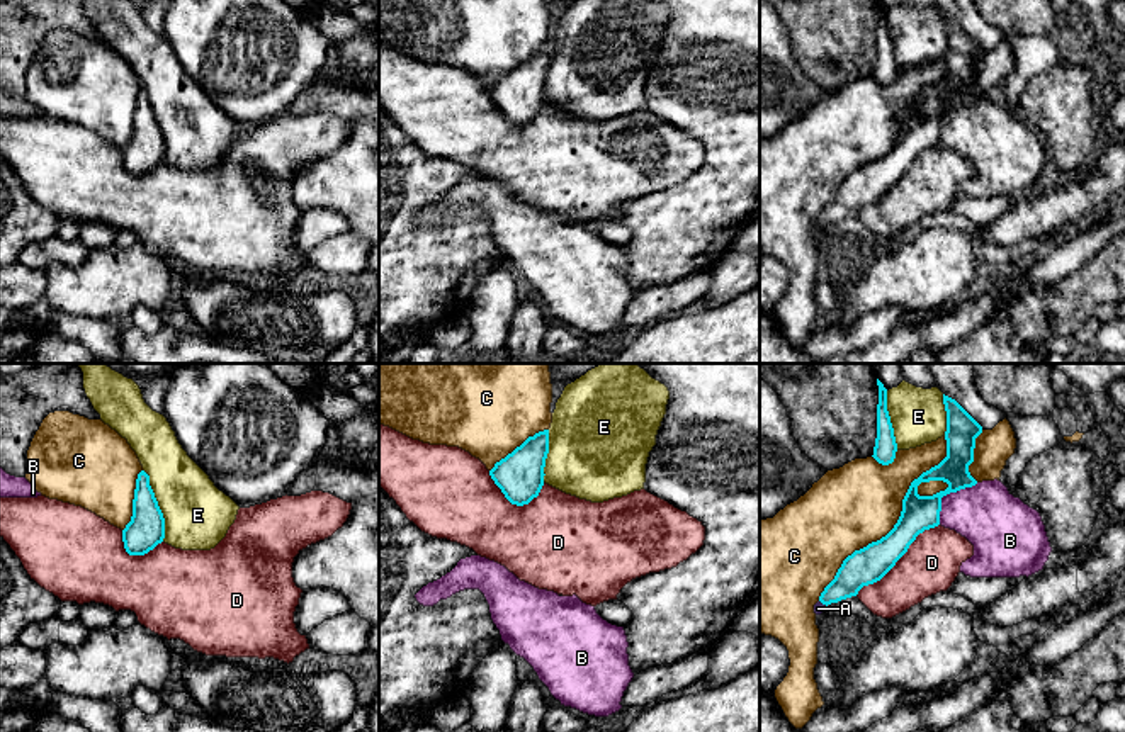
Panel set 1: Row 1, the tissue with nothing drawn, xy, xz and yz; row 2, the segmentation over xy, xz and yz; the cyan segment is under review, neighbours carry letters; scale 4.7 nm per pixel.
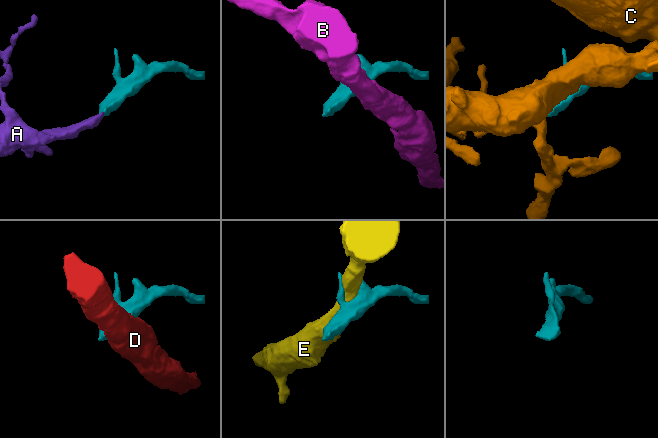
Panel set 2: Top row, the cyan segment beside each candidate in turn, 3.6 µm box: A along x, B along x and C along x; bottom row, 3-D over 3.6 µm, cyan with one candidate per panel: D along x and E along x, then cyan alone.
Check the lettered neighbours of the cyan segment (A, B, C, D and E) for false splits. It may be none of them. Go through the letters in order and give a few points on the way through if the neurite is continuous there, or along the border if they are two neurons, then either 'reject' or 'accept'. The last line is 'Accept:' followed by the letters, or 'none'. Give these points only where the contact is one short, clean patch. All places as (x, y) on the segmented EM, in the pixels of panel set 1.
A: way yz (862, 568), (823, 603), (818, 608); accept
B: border yz (978, 483), (950, 491), (942, 498), (938, 523); reject
C: reject
D: reject
E: reject
Accept: A

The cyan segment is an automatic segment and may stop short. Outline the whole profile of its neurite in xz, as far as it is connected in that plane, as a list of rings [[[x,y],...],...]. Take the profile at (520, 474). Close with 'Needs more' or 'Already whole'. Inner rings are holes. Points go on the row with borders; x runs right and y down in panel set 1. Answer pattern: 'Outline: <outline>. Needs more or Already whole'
Outline: [[[544,430],[529,436],[489,470],[491,479],[512,504],[523,506],[539,496],[547,453],[549,430]]]. Already whole

